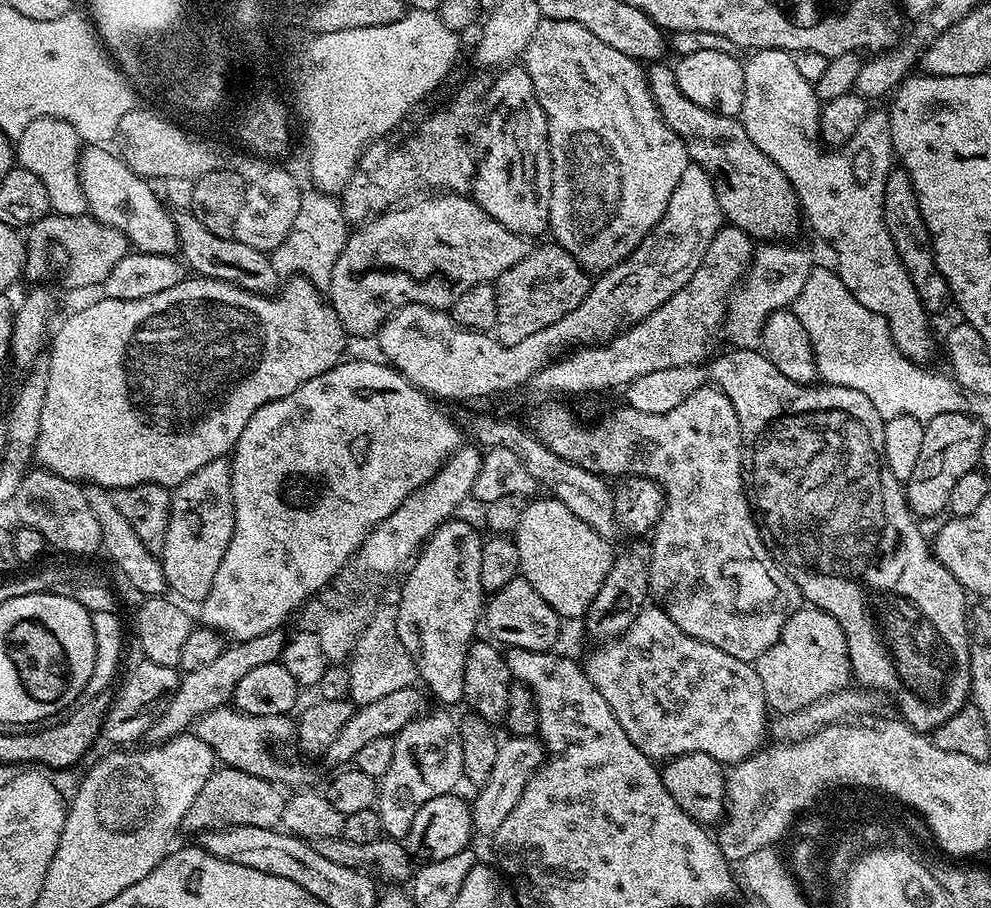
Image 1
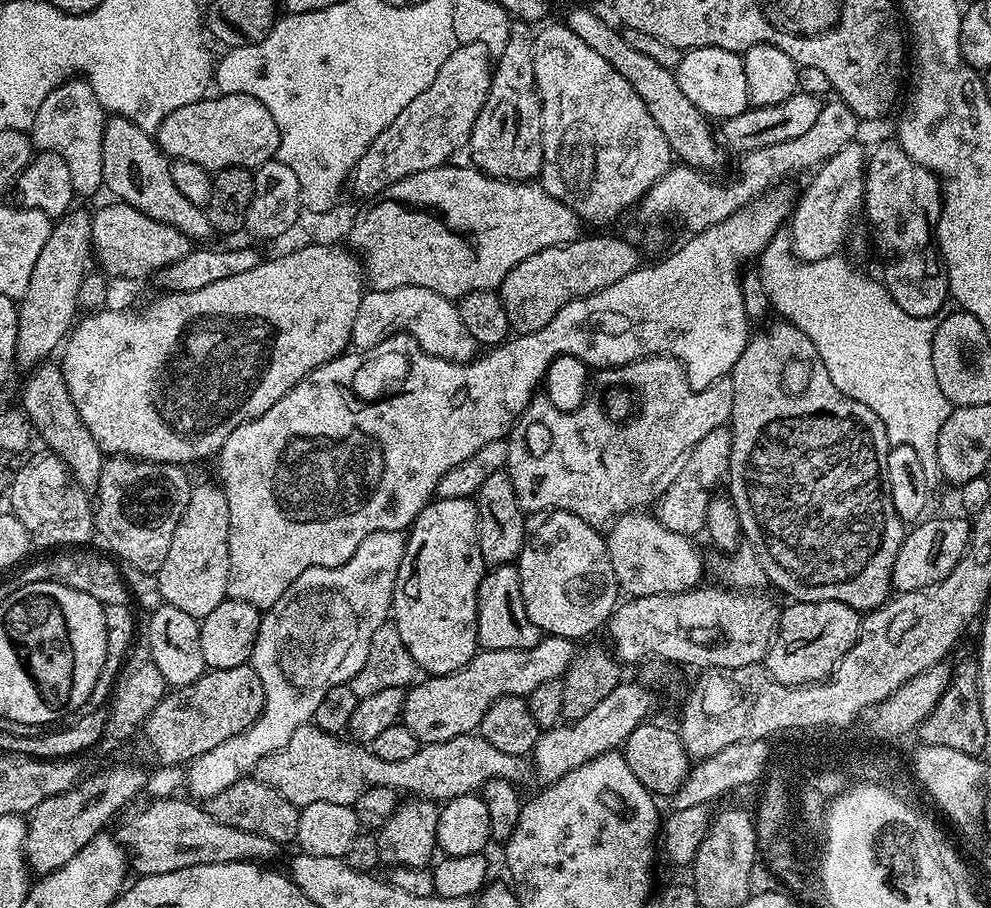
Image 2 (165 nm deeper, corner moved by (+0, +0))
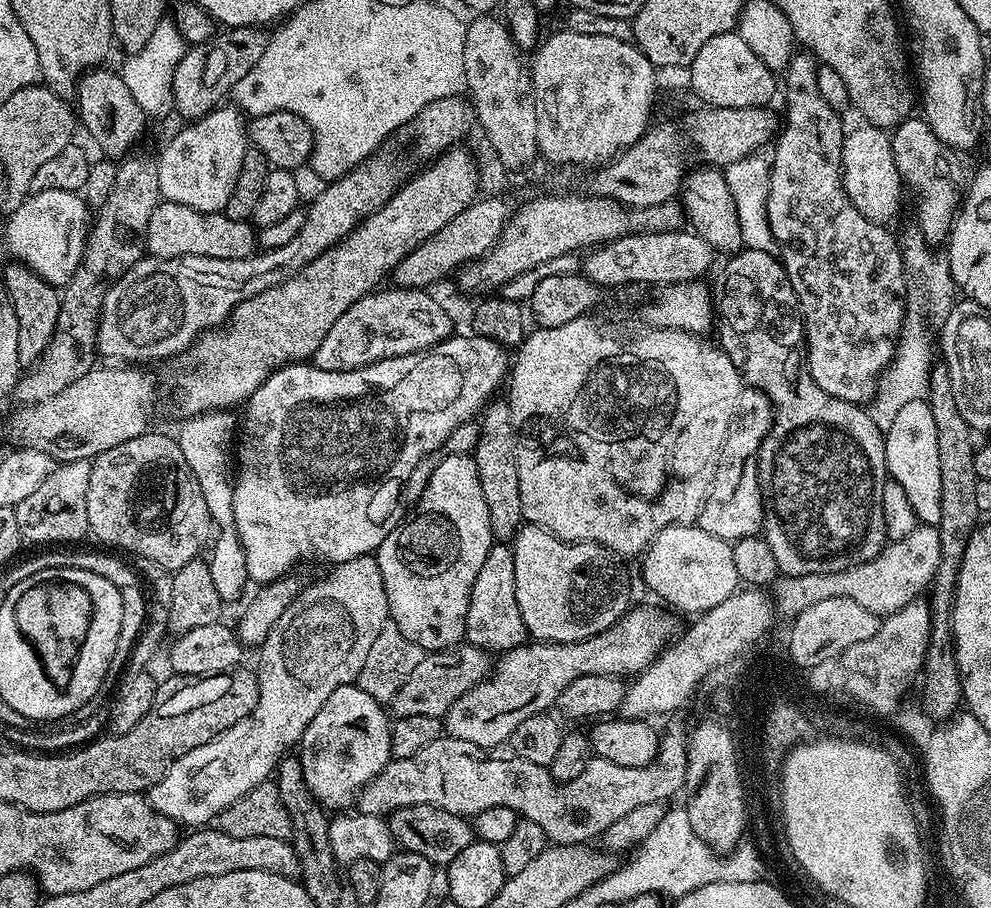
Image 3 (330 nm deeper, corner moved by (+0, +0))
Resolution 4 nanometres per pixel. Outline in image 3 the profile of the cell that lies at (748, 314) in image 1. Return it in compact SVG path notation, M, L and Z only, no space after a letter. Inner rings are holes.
M867 122L861 125L861 128L856 128L853 132L851 129L844 138L840 167L844 192L862 215L875 224L887 225L888 220L894 219L900 208L900 192L902 193L898 166L894 166L892 138L883 128L876 128Z

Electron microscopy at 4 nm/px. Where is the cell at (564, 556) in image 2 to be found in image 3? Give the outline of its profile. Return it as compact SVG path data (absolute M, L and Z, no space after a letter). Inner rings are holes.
M525 523L510 547L514 554L514 594L518 594L518 610L522 610L522 622L526 622L533 641L573 644L604 632L628 611L628 576L600 545L559 540L553 532Z

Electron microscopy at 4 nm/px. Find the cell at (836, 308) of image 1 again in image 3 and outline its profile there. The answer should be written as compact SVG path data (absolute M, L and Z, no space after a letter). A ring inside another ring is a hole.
M909 220L896 230L896 237L903 255L905 286L904 327L897 340L897 354L888 364L887 372L881 375L870 412L881 429L887 430L894 422L894 414L902 410L907 402L925 399L929 390L929 376L934 363L934 340L930 338L927 322L935 314L947 315L956 302L956 287L950 274L949 256L945 251L933 248L922 234L915 221Z

